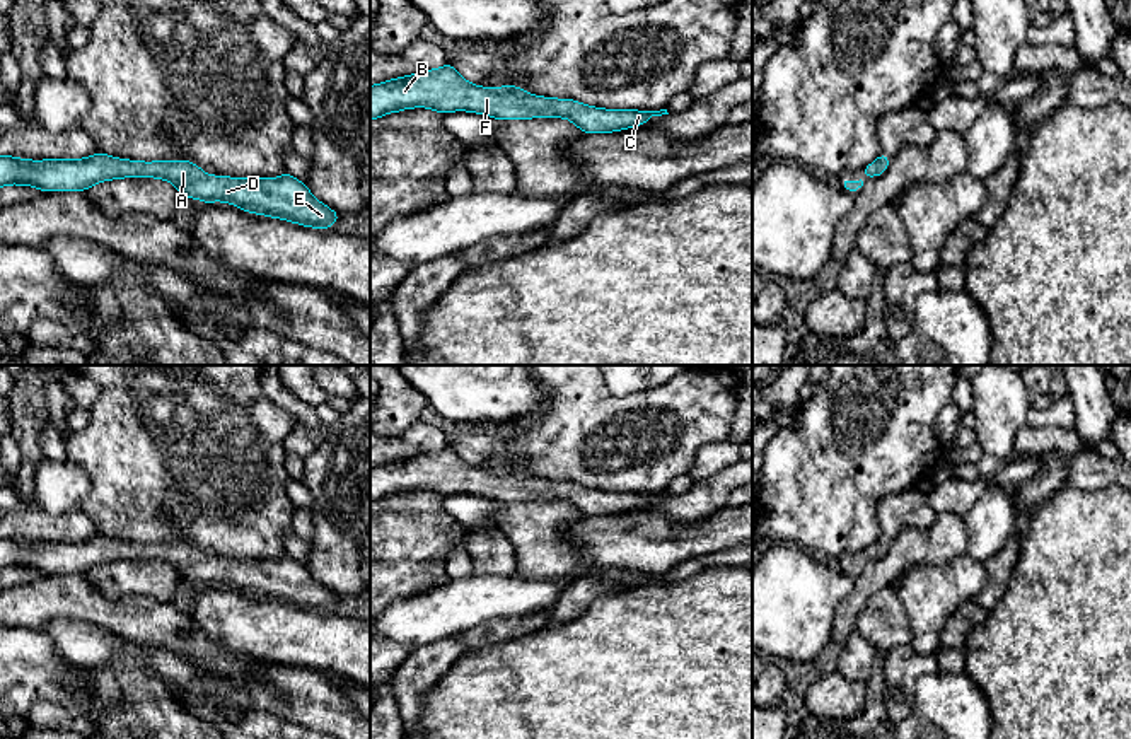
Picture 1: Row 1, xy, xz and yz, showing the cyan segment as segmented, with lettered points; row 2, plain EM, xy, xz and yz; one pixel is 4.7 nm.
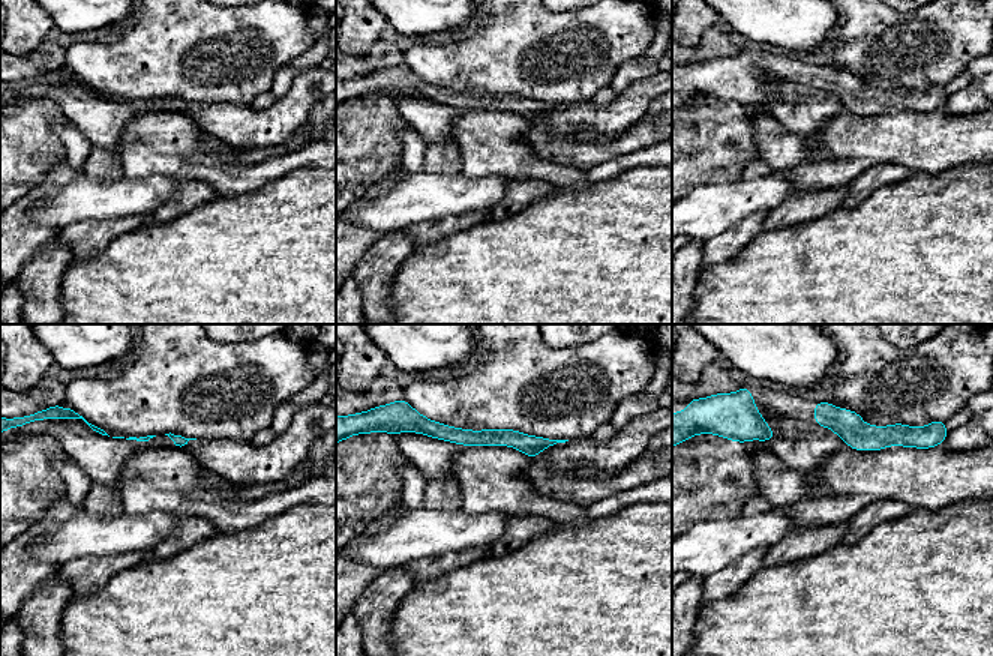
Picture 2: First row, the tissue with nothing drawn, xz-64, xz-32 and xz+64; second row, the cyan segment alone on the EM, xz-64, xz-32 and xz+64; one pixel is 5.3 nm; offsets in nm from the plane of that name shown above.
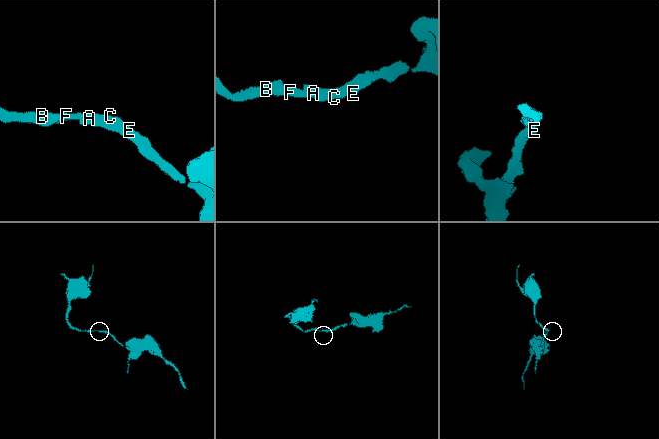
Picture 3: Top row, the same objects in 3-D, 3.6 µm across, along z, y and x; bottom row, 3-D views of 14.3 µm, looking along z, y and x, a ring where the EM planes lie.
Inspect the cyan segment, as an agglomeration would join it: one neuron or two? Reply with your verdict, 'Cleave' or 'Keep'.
Keep

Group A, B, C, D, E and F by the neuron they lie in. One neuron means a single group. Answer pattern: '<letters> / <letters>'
A B C D E F

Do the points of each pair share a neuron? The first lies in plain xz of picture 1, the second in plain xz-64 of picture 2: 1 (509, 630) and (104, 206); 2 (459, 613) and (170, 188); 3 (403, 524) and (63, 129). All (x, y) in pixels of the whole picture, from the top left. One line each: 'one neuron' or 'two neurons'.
1: two neurons
2: one neuron
3: two neurons

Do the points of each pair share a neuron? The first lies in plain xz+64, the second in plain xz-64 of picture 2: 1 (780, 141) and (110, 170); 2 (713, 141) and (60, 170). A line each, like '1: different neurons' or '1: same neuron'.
1: same neuron
2: different neurons

